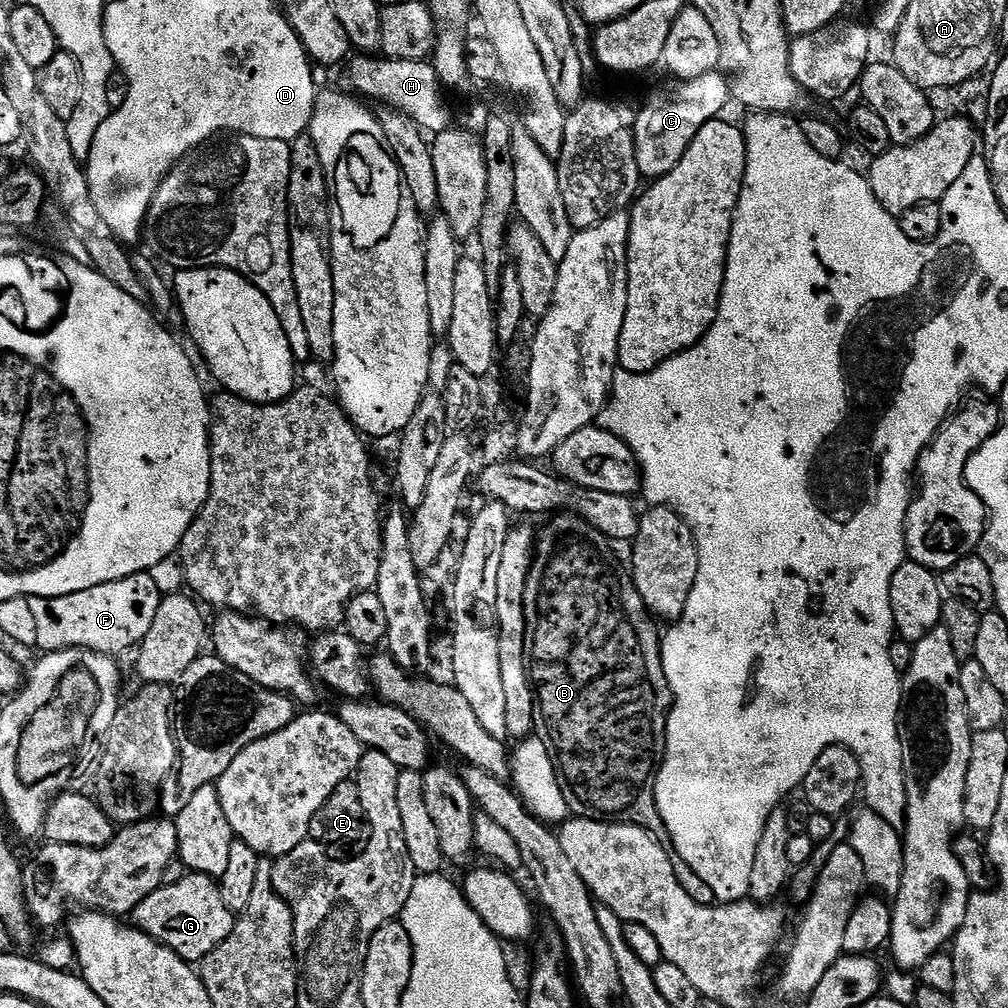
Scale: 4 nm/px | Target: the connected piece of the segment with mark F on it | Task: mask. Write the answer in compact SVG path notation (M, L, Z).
M147 572L90 586L90 590L78 590L65 596L33 596L30 611L34 613L34 623L38 626L36 648L41 653L85 648L109 654L135 649L144 641L146 634L150 634L161 599L158 585Z

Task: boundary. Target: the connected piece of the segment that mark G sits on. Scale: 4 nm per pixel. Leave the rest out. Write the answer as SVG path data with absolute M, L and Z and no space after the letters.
M187 874L174 886L154 890L154 894L130 913L130 920L140 931L174 950L183 960L199 962L230 935L237 917L226 906L219 883L213 877Z

